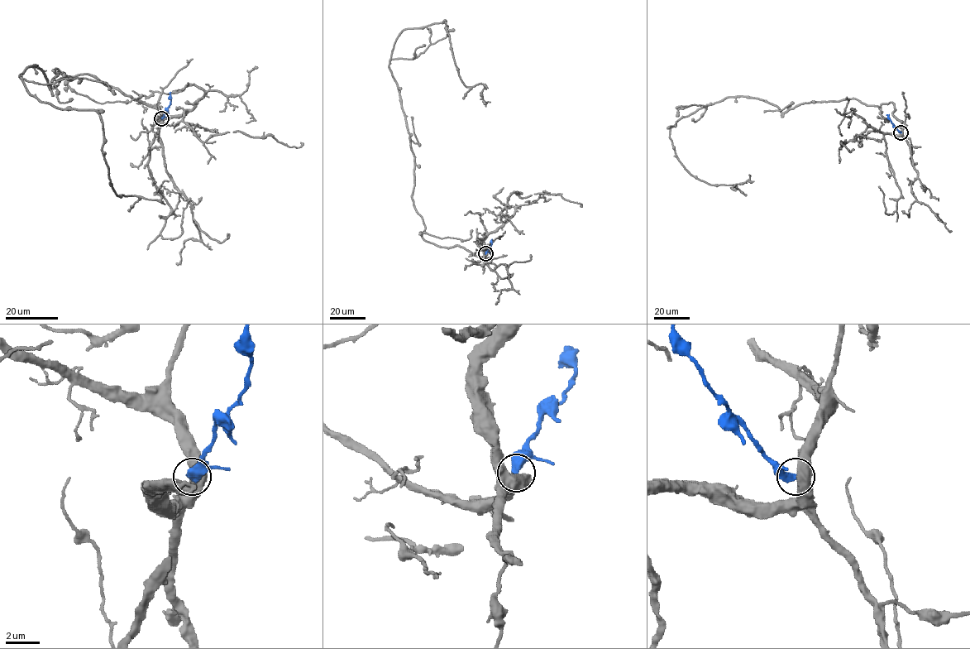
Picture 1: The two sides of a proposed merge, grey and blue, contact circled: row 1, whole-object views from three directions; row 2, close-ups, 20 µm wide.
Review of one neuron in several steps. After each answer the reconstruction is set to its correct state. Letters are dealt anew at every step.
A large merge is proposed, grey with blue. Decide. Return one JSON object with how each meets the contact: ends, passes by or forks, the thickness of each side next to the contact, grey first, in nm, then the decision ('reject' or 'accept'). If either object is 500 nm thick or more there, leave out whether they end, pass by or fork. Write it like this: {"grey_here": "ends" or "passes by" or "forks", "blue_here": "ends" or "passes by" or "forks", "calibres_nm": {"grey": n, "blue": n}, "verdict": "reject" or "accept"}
{"calibres_nm": {"grey": 700, "blue": 440}, "verdict": "reject"}

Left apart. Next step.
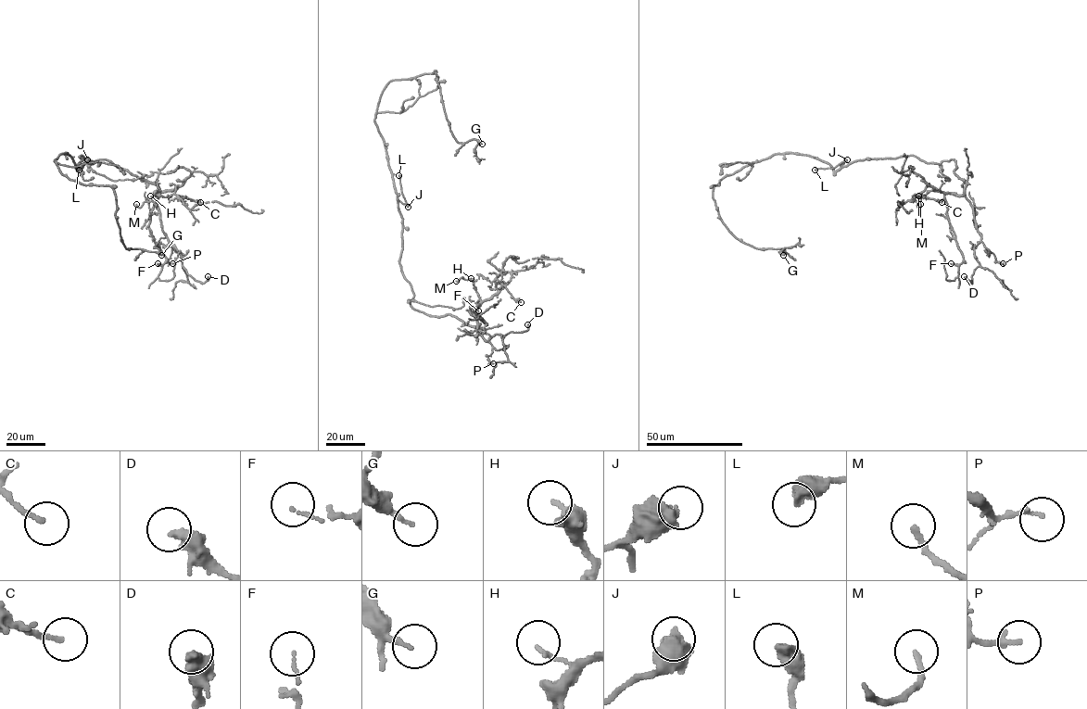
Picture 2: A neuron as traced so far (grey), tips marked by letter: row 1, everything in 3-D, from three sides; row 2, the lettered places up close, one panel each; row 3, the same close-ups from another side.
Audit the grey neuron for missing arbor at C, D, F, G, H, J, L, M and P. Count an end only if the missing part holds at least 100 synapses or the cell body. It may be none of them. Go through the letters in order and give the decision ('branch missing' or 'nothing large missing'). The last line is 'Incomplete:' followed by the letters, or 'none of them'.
C: nothing large missing
D: nothing large missing
F: nothing large missing
G: nothing large missing
H: nothing large missing
J: nothing large missing
L: nothing large missing
M: nothing large missing
P: nothing large missing
Incomplete: none of them

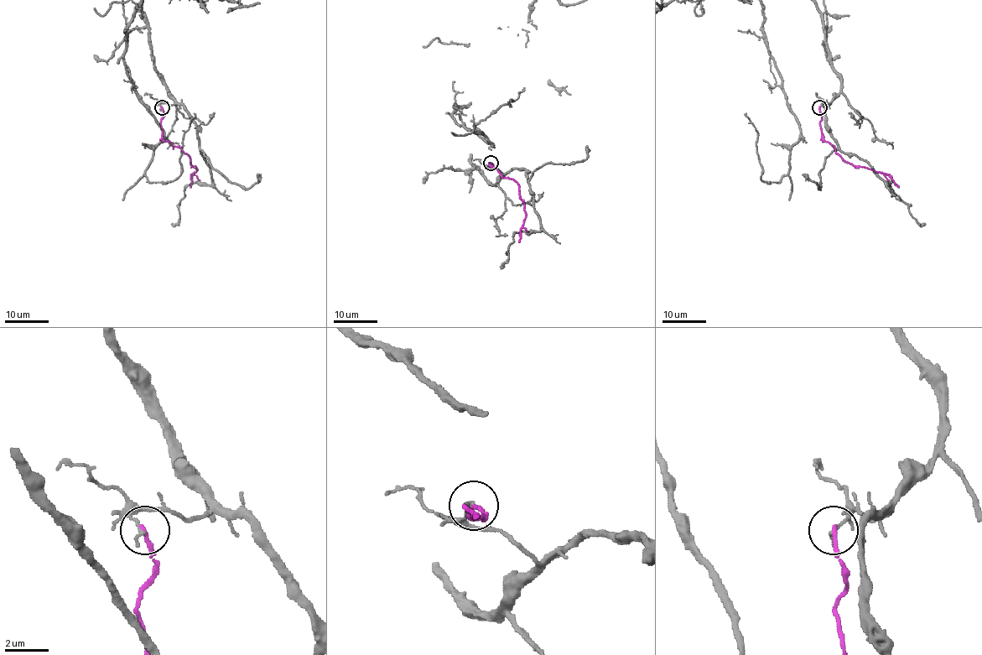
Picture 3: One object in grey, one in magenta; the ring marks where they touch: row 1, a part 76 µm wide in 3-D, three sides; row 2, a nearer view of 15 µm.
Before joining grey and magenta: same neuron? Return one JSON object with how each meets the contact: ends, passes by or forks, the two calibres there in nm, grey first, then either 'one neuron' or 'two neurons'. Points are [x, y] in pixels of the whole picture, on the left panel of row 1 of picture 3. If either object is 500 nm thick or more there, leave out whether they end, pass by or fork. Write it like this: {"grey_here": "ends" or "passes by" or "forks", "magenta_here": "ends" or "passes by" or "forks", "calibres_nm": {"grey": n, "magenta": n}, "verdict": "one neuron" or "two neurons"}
{"grey_here": "ends", "magenta_here": "ends", "calibres_nm": {"grey": 140, "magenta": 200}, "verdict": "two neurons"}

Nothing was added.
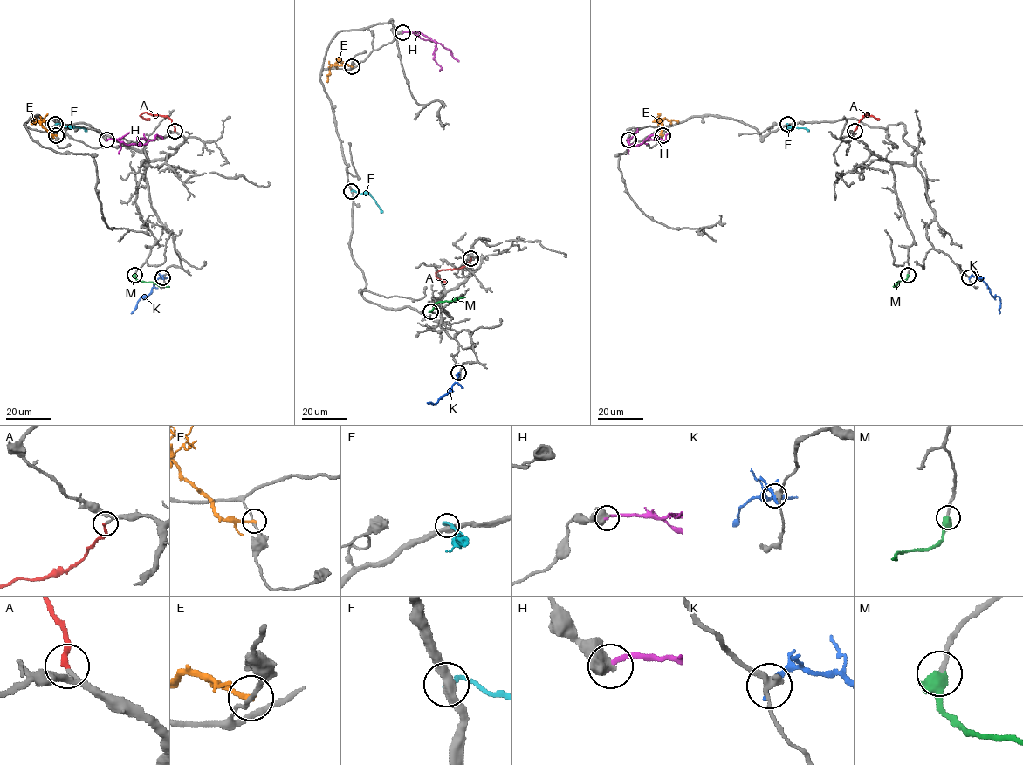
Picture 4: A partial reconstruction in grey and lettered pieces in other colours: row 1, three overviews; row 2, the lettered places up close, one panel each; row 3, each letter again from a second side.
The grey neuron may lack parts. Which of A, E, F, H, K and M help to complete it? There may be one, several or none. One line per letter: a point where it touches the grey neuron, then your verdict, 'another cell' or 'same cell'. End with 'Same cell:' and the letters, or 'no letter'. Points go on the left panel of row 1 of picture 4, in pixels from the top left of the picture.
A: (175, 131) | same cell
E: (56, 135) | another cell
F: (55, 124) | another cell
H: (106, 140) | another cell
K: (162, 277) | another cell
M: (134, 275) | same cell
Same cell: A, M

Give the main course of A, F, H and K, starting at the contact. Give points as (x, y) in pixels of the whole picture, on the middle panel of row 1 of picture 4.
A: (470, 258), (463, 267), (438, 270), (435, 276), (445, 283)
F: (351, 191), (367, 193), (382, 212)
H: (403, 32), (420, 32), (435, 43), (434, 59), (442, 69), (439, 71)
K: (458, 372), (447, 393), (435, 403), (427, 403)

